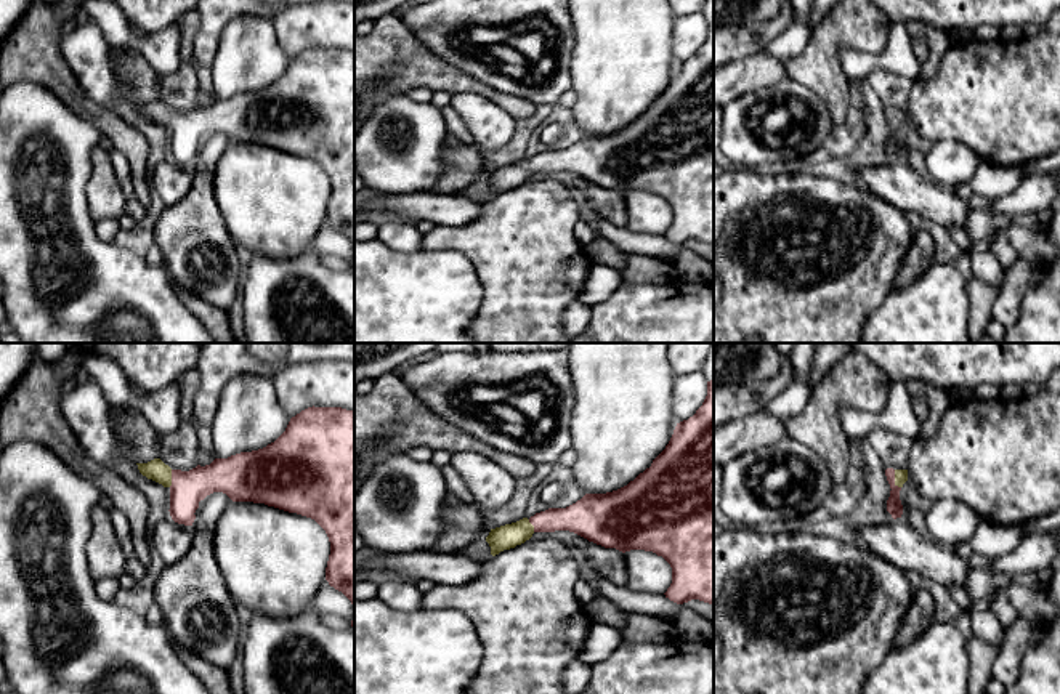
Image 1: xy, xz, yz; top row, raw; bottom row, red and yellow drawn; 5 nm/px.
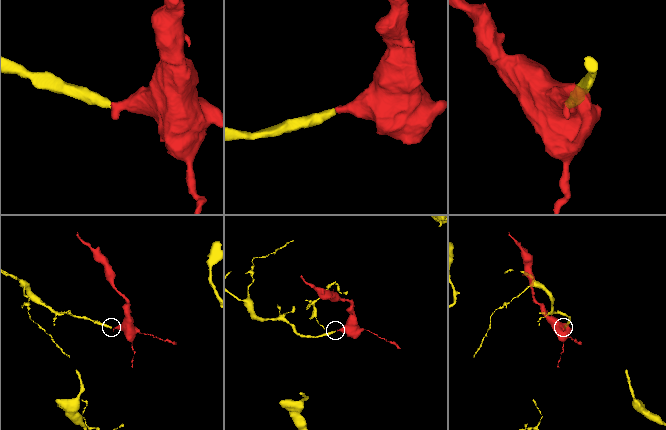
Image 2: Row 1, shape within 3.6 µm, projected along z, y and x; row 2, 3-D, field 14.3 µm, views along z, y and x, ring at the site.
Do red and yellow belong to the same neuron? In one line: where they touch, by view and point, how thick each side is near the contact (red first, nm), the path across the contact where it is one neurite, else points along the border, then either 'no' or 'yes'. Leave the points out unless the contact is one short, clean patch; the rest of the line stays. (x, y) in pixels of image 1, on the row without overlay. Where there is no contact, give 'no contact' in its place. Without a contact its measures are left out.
yz (894, 121) | 80/60 nm | across yz (894, 145), (894, 121), (900, 116) | yes

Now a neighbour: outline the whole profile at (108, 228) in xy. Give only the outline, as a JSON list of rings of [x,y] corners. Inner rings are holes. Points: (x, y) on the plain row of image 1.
[[[104,218],[95,223],[95,231],[103,242],[114,242],[120,226],[115,218]]]

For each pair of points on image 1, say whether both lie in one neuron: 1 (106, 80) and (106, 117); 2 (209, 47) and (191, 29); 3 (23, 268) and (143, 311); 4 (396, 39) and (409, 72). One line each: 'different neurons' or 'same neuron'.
1: different neurons
2: different neurons
3: same neuron
4: same neuron

